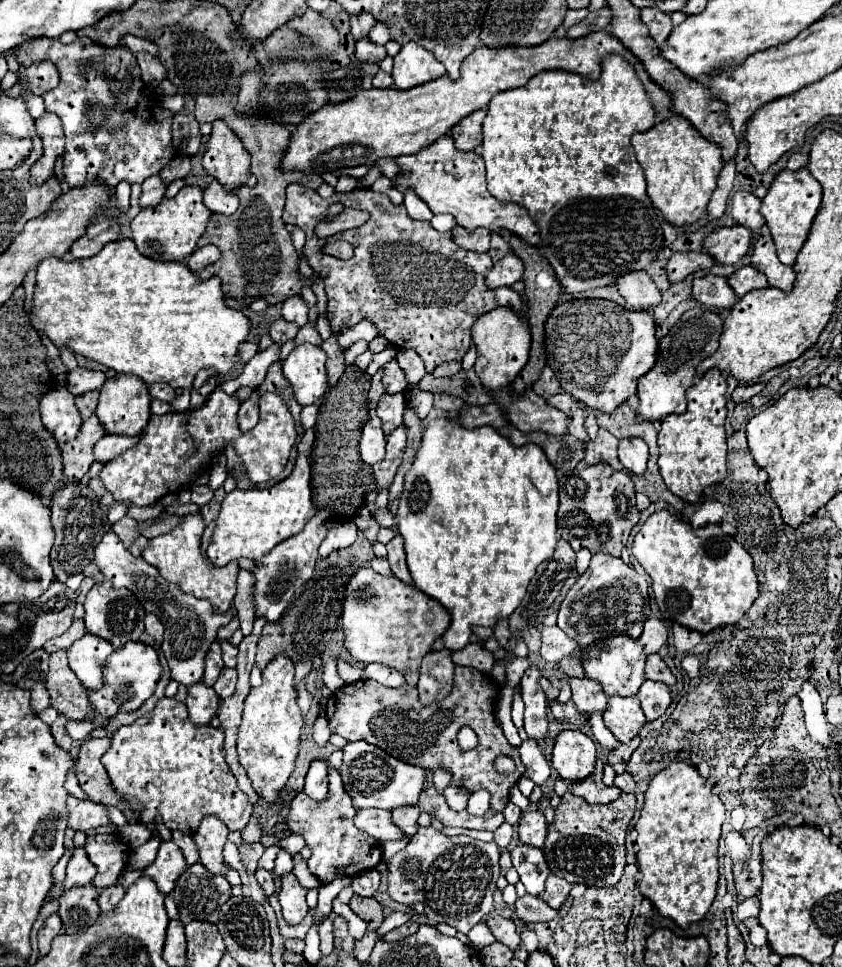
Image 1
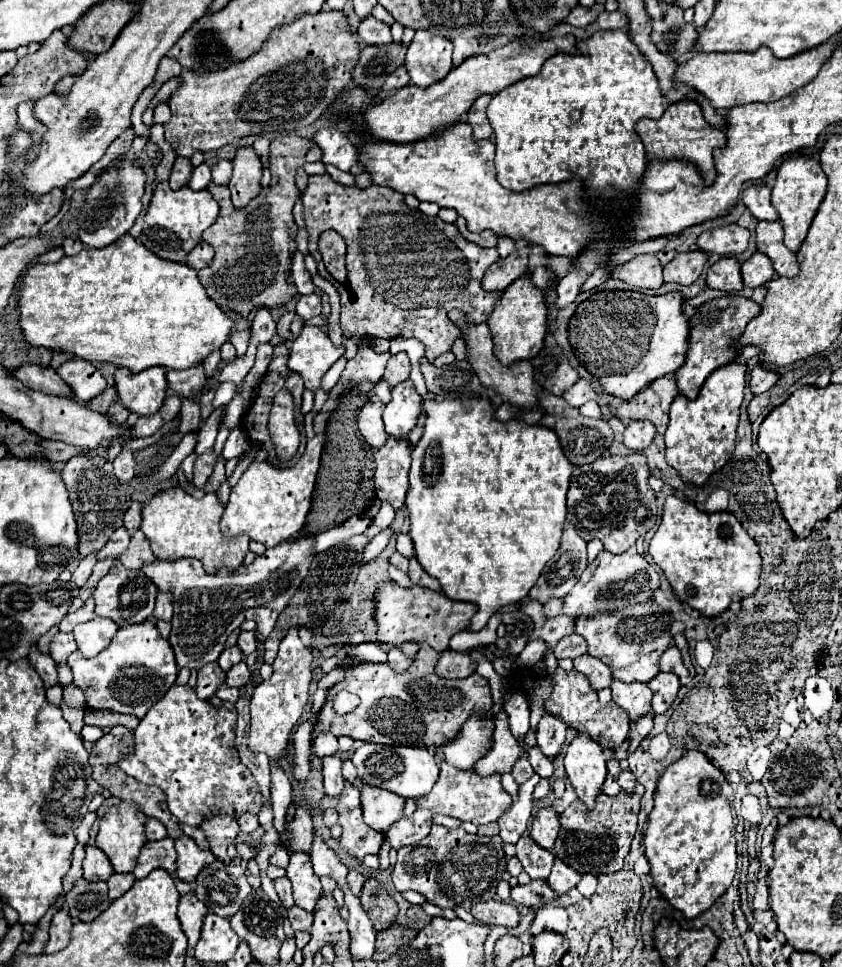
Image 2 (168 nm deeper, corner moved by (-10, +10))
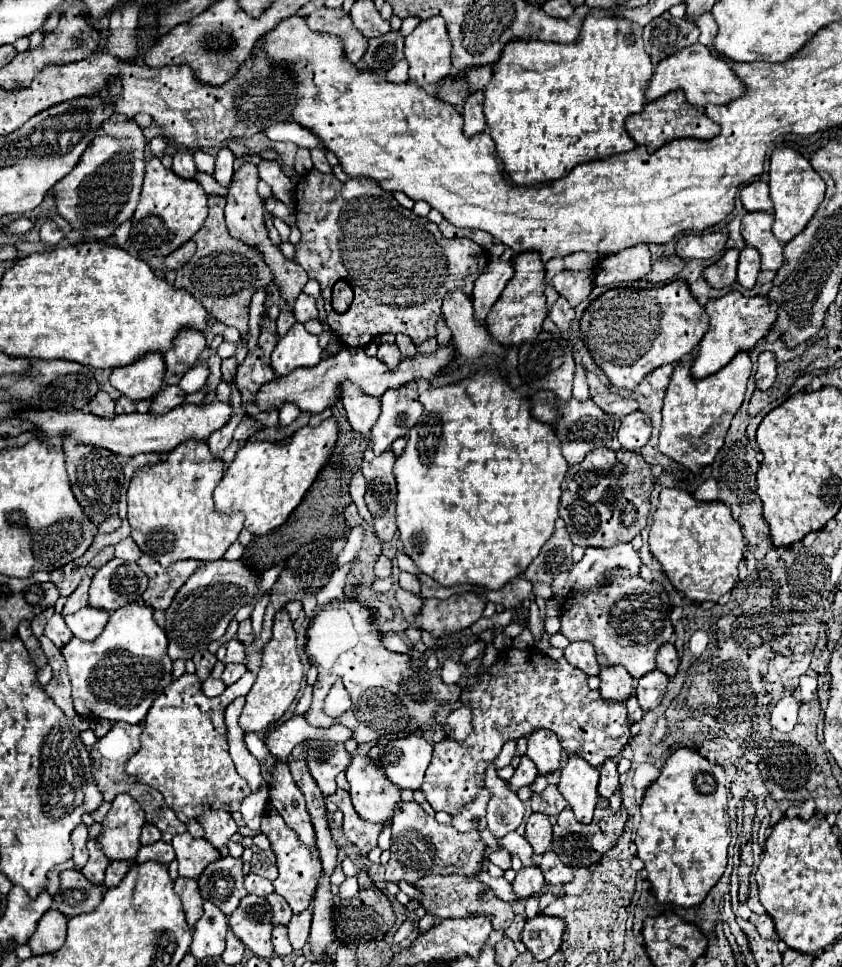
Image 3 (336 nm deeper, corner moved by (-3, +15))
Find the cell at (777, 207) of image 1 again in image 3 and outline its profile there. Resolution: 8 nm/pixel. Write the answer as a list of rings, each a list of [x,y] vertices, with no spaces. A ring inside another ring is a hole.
[[[781,146],[771,152],[771,164],[769,164],[769,188],[771,188],[771,200],[775,204],[775,224],[773,234],[781,244],[787,244],[791,238],[795,238],[811,220],[815,210],[819,208],[823,196],[825,196],[825,182],[821,176],[811,168],[809,160],[805,160],[799,152],[793,148]]]

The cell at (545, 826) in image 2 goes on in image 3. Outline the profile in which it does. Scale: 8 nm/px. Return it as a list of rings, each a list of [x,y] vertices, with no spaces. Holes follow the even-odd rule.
[[[539,812],[531,814],[531,818],[527,820],[527,834],[525,834],[525,838],[533,846],[535,854],[545,854],[549,844],[551,844],[551,838],[553,838],[549,818],[545,814],[539,814]]]

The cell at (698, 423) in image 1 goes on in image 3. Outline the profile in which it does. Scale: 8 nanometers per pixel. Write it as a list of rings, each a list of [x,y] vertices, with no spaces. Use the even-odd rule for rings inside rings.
[[[737,352],[735,358],[721,368],[717,374],[705,376],[705,380],[693,380],[691,364],[693,359],[681,360],[667,386],[663,402],[663,424],[659,434],[659,450],[675,462],[687,466],[693,474],[699,474],[703,466],[711,464],[723,446],[731,418],[739,410],[745,398],[747,380],[751,376],[751,360],[747,352]]]

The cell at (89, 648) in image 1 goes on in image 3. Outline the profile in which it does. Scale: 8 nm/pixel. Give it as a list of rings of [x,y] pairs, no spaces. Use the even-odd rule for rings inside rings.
[[[85,606],[79,612],[65,616],[69,630],[81,640],[95,640],[105,630],[107,620],[109,620],[109,612],[91,606]]]

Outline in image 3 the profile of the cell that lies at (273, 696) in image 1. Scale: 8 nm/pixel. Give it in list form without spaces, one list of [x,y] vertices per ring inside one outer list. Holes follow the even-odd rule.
[[[287,610],[277,612],[277,618],[273,622],[273,638],[263,648],[263,664],[255,678],[253,688],[245,696],[245,706],[239,716],[239,726],[243,732],[267,732],[273,728],[279,718],[285,714],[285,710],[291,706],[299,692],[299,684],[303,678],[303,666],[297,654],[295,646],[295,630],[293,622],[289,620]]]

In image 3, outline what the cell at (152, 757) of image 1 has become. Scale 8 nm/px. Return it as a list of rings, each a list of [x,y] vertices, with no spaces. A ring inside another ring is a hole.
[[[251,672],[227,686],[217,698],[207,698],[201,692],[201,680],[197,674],[183,674],[171,682],[161,696],[153,702],[153,708],[143,720],[141,750],[129,760],[127,772],[141,784],[157,788],[165,804],[175,812],[183,812],[187,818],[201,816],[207,808],[223,808],[237,812],[241,800],[251,794],[249,784],[237,774],[229,756],[225,708],[239,696],[247,694],[255,682]]]

